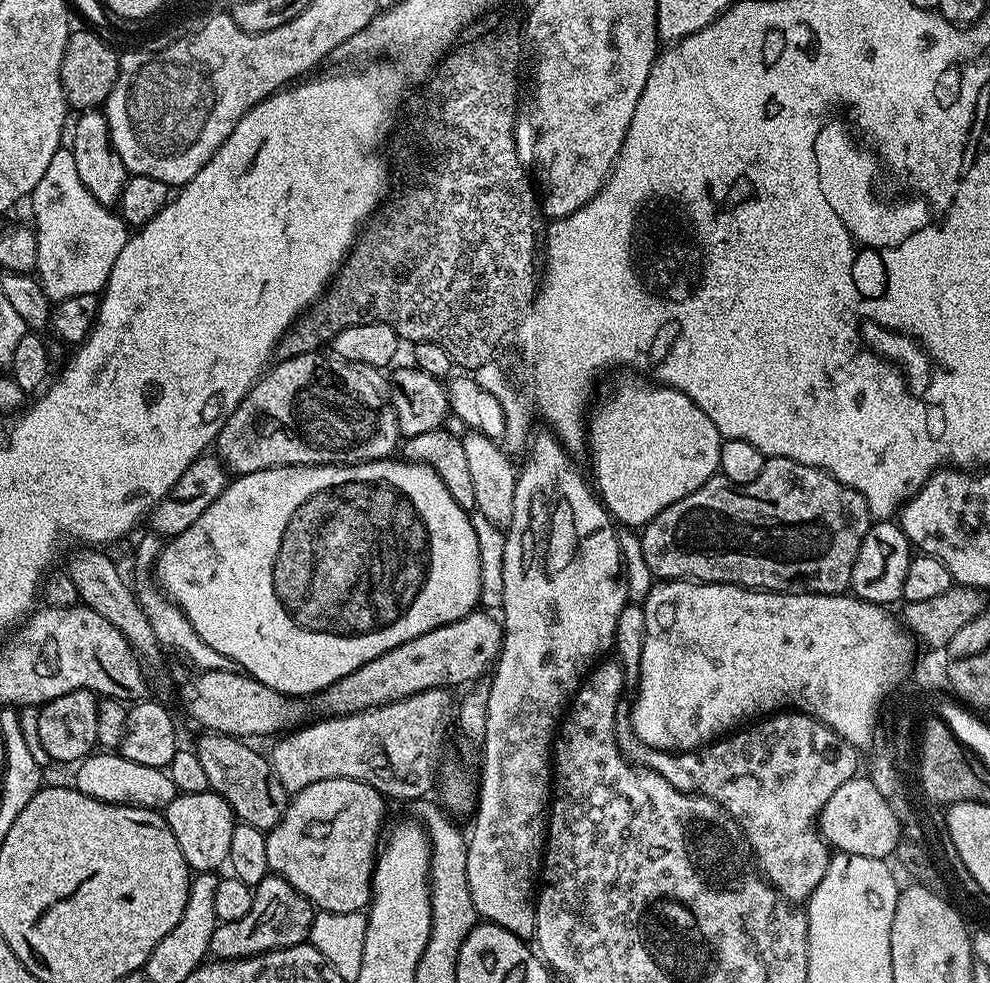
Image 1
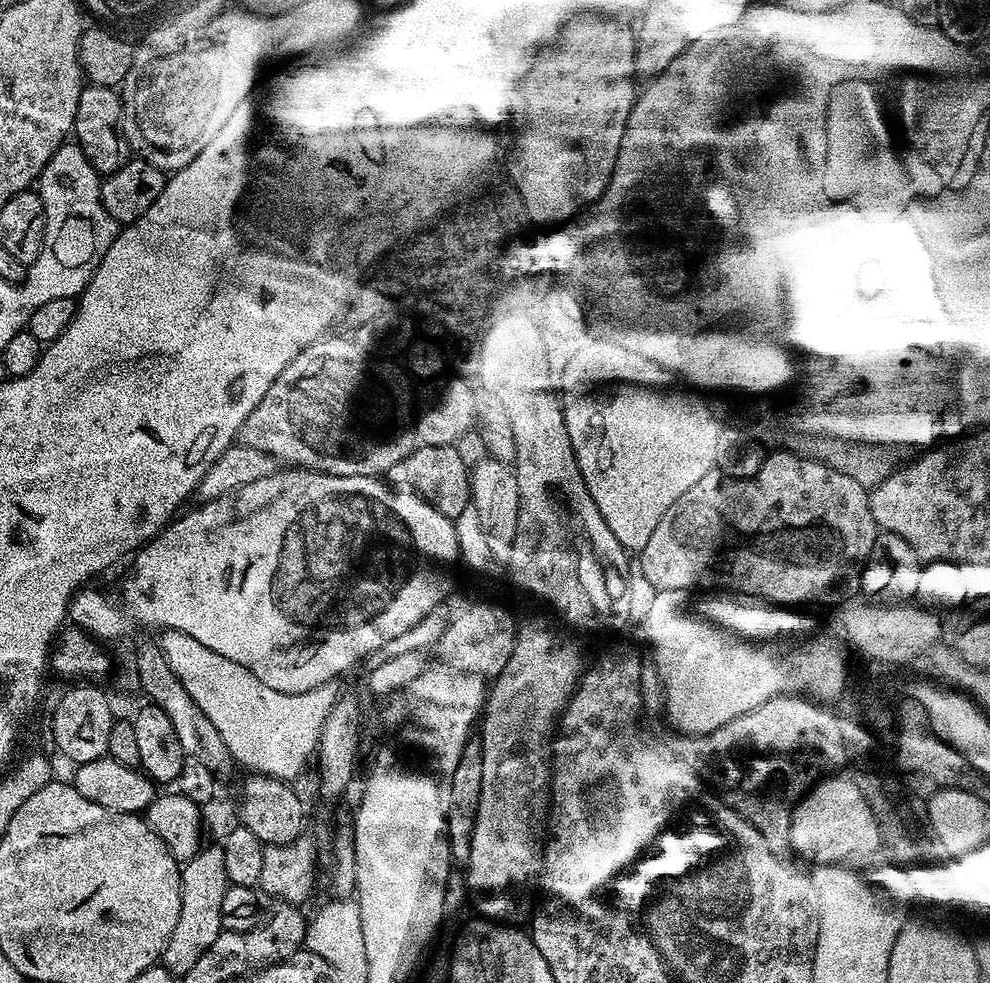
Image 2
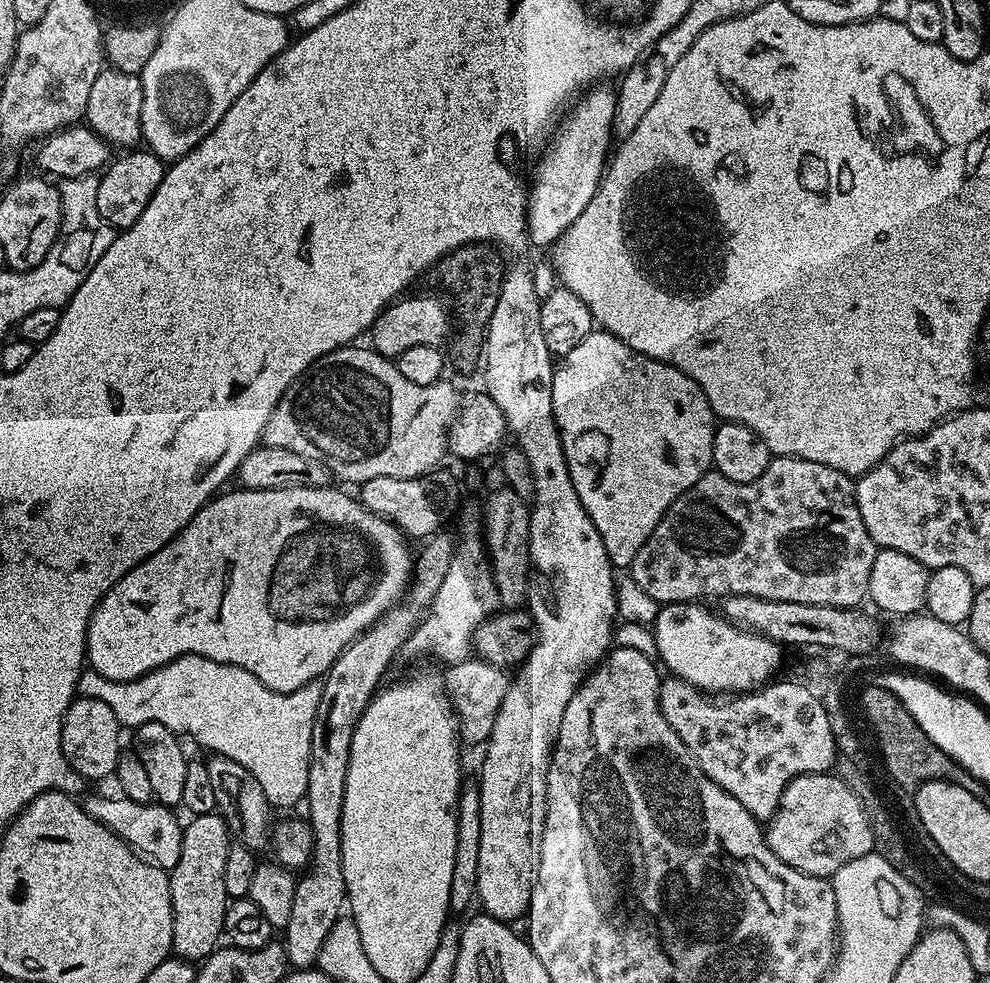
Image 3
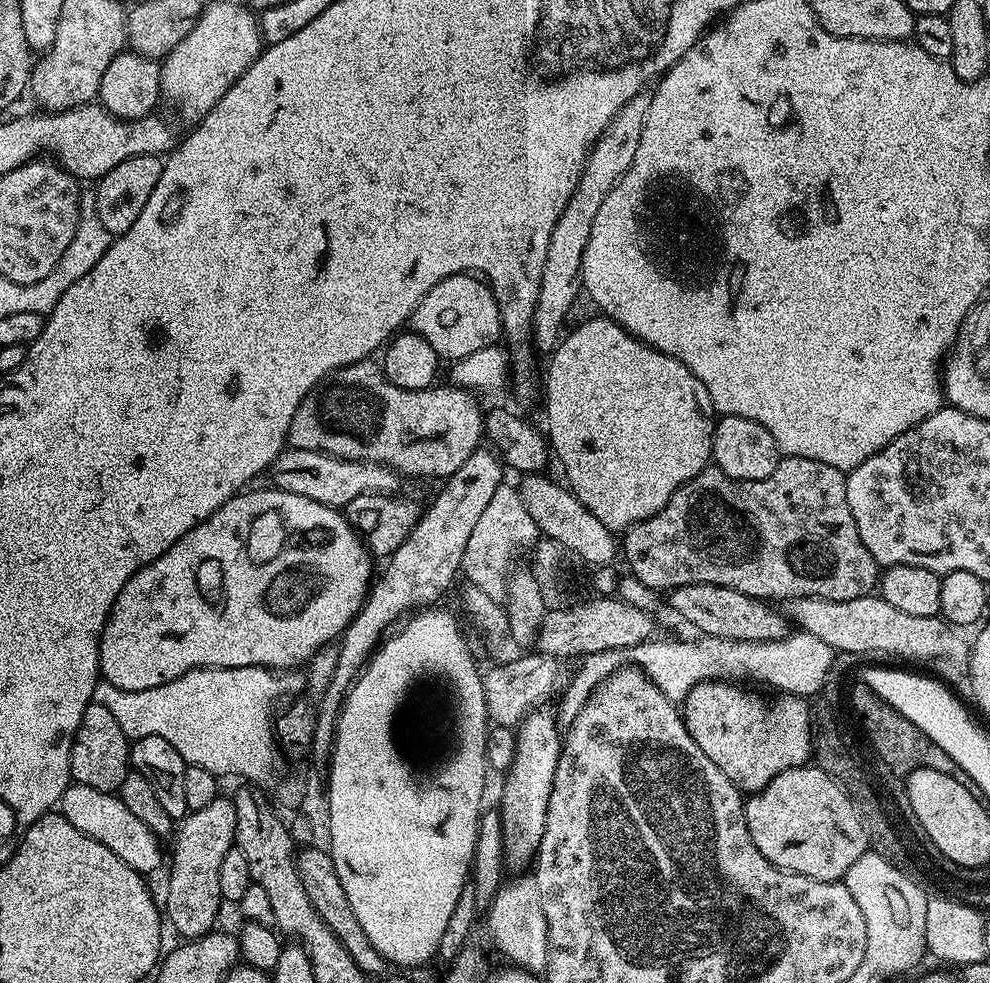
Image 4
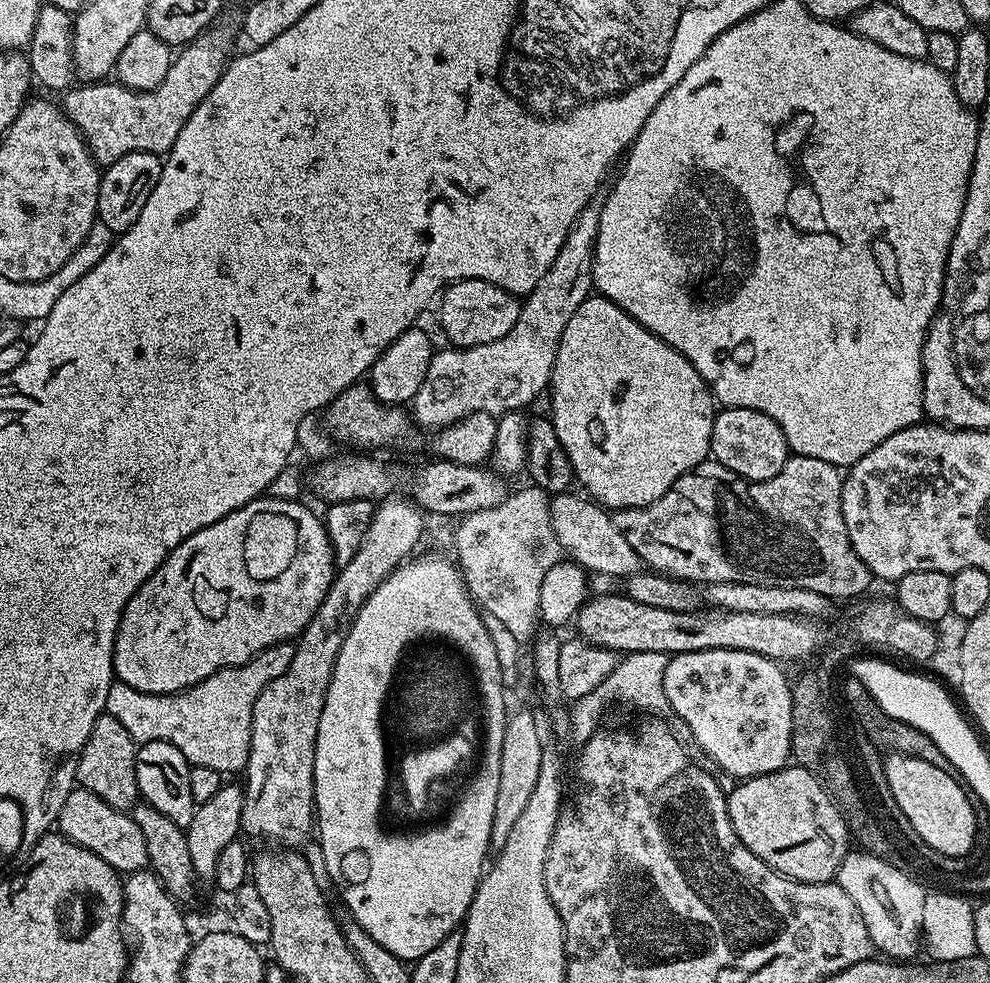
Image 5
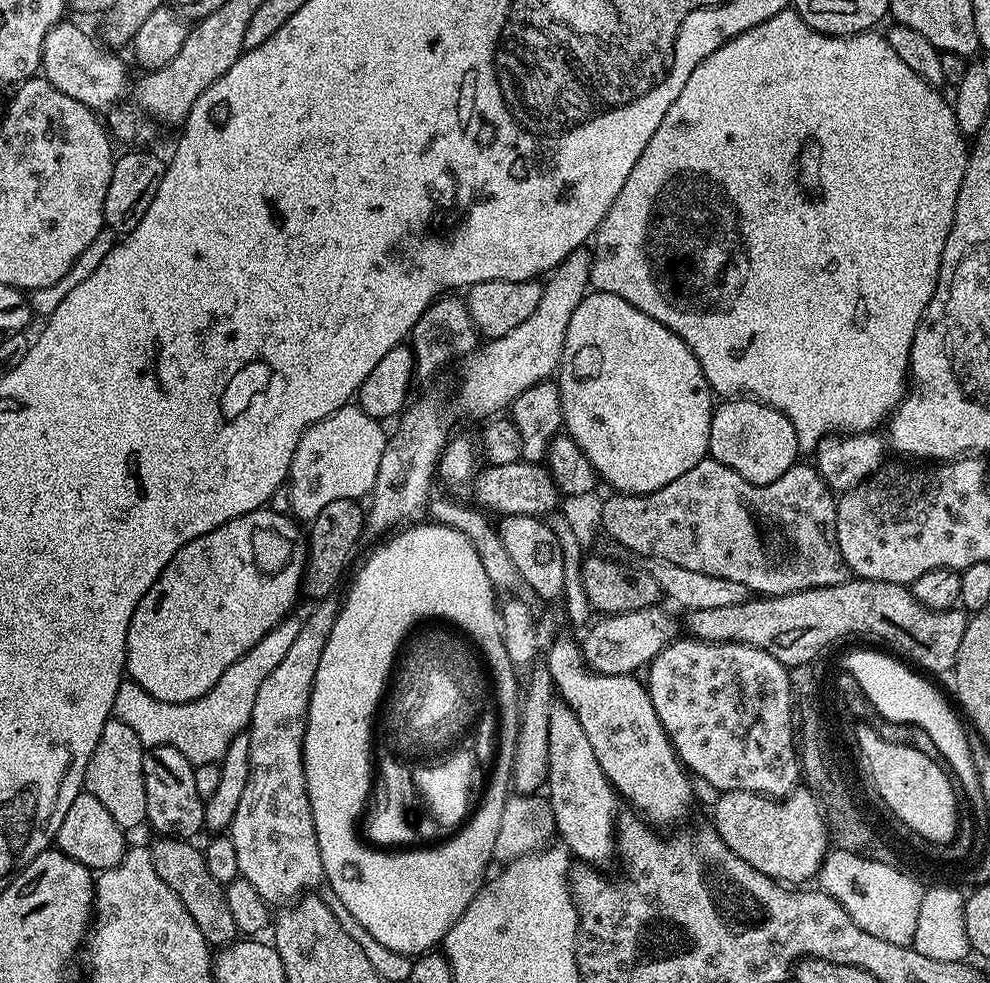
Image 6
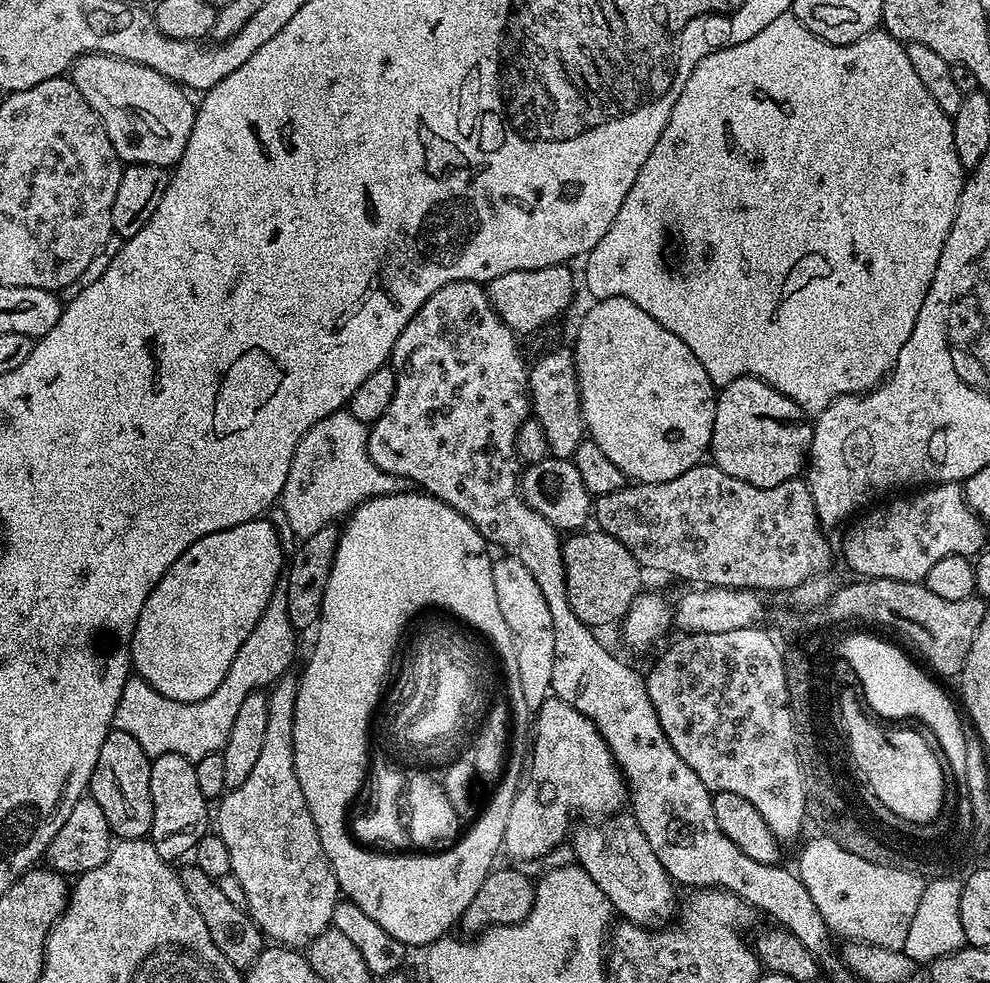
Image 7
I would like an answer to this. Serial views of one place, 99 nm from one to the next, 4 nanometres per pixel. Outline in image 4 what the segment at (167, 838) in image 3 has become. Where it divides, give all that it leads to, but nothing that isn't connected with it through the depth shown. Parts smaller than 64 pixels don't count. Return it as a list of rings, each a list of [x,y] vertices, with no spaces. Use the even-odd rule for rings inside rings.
[[[72,782],[64,789],[58,811],[66,818],[66,822],[70,822],[70,826],[82,830],[86,838],[102,842],[106,850],[118,854],[118,858],[122,858],[126,866],[130,866],[138,873],[156,872],[163,860],[165,863],[165,853],[164,856],[160,853],[161,837],[155,836],[135,814],[130,814],[126,802],[122,802],[116,792],[94,790],[94,786]]]

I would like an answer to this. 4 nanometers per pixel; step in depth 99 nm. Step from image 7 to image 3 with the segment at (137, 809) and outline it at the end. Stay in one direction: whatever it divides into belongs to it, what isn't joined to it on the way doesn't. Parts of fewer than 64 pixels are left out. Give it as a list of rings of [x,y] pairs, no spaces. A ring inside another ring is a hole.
[[[80,696],[72,701],[62,722],[62,750],[67,767],[88,780],[104,780],[116,771],[116,763],[122,754],[120,748],[122,725],[114,718],[114,710],[98,698]]]

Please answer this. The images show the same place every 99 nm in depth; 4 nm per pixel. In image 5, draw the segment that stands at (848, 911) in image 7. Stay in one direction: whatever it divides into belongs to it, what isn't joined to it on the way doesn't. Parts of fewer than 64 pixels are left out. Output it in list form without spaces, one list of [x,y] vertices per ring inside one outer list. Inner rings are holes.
[[[863,850],[849,851],[848,857],[836,871],[835,883],[840,884],[850,898],[854,898],[854,906],[858,906],[862,922],[866,922],[873,949],[896,962],[911,961],[916,948],[918,952],[922,944],[920,927],[925,887],[914,877],[895,869],[890,862],[884,862]]]

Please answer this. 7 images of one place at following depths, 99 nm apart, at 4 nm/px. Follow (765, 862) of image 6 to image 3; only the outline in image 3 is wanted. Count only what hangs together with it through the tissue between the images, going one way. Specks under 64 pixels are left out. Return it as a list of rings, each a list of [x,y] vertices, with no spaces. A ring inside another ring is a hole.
[[[836,774],[795,776],[786,786],[780,805],[766,824],[766,839],[770,850],[790,866],[808,876],[831,878],[846,862],[862,858],[873,851],[872,828],[860,800]]]

